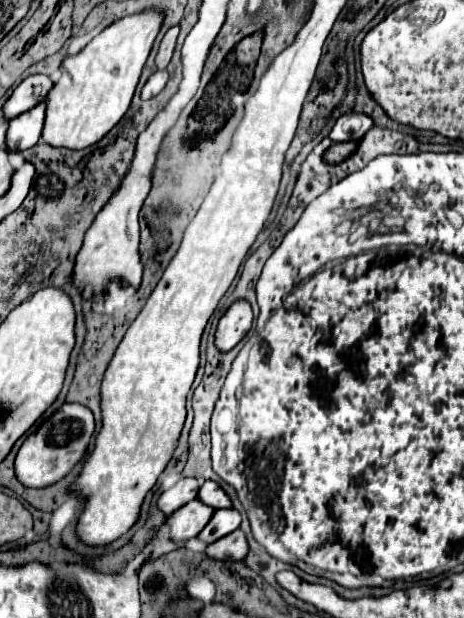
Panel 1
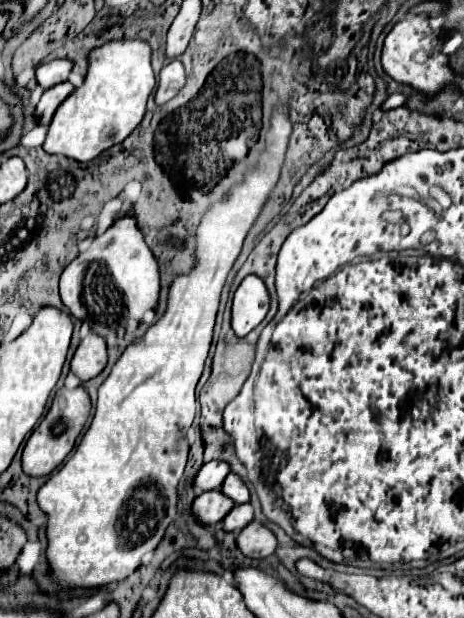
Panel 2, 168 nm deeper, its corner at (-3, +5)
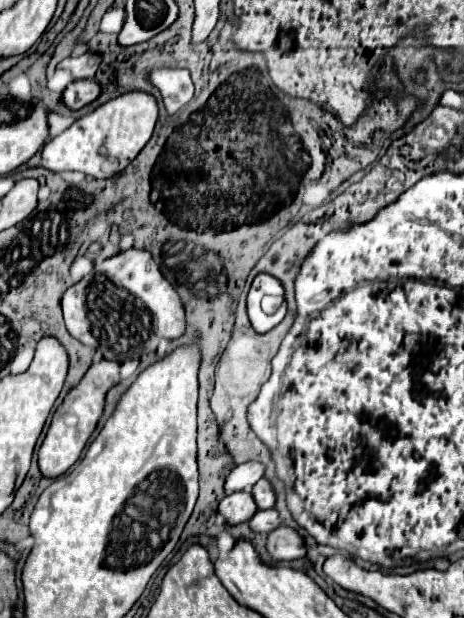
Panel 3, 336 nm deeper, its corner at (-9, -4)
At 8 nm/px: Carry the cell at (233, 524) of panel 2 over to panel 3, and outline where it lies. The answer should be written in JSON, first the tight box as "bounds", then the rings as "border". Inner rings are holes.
{"bounds":[247,508,279,534],"border":[[[273,508],[257,510],[247,524],[255,534],[269,534],[269,530],[275,530],[279,526],[279,514]]]}

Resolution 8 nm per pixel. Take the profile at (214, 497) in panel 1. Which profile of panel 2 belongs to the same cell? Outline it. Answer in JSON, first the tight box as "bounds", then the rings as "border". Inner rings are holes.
{"bounds":[221,473,249,503],"border":[[[235,473],[227,475],[221,491],[227,497],[231,497],[235,503],[247,503],[249,501],[249,487],[247,487],[247,483],[239,475],[235,475]]]}

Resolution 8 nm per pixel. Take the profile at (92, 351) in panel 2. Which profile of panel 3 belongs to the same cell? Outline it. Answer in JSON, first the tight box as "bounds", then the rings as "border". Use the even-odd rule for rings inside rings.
{"bounds":[39,358,119,478],"border":[[[101,358],[99,362],[93,362],[87,374],[81,378],[81,382],[65,396],[61,406],[57,406],[51,426],[47,430],[47,436],[39,448],[39,470],[45,478],[59,478],[63,476],[79,458],[83,446],[87,444],[91,432],[97,426],[97,420],[103,414],[103,404],[105,404],[105,394],[111,386],[119,382],[119,364],[109,362]]]}

